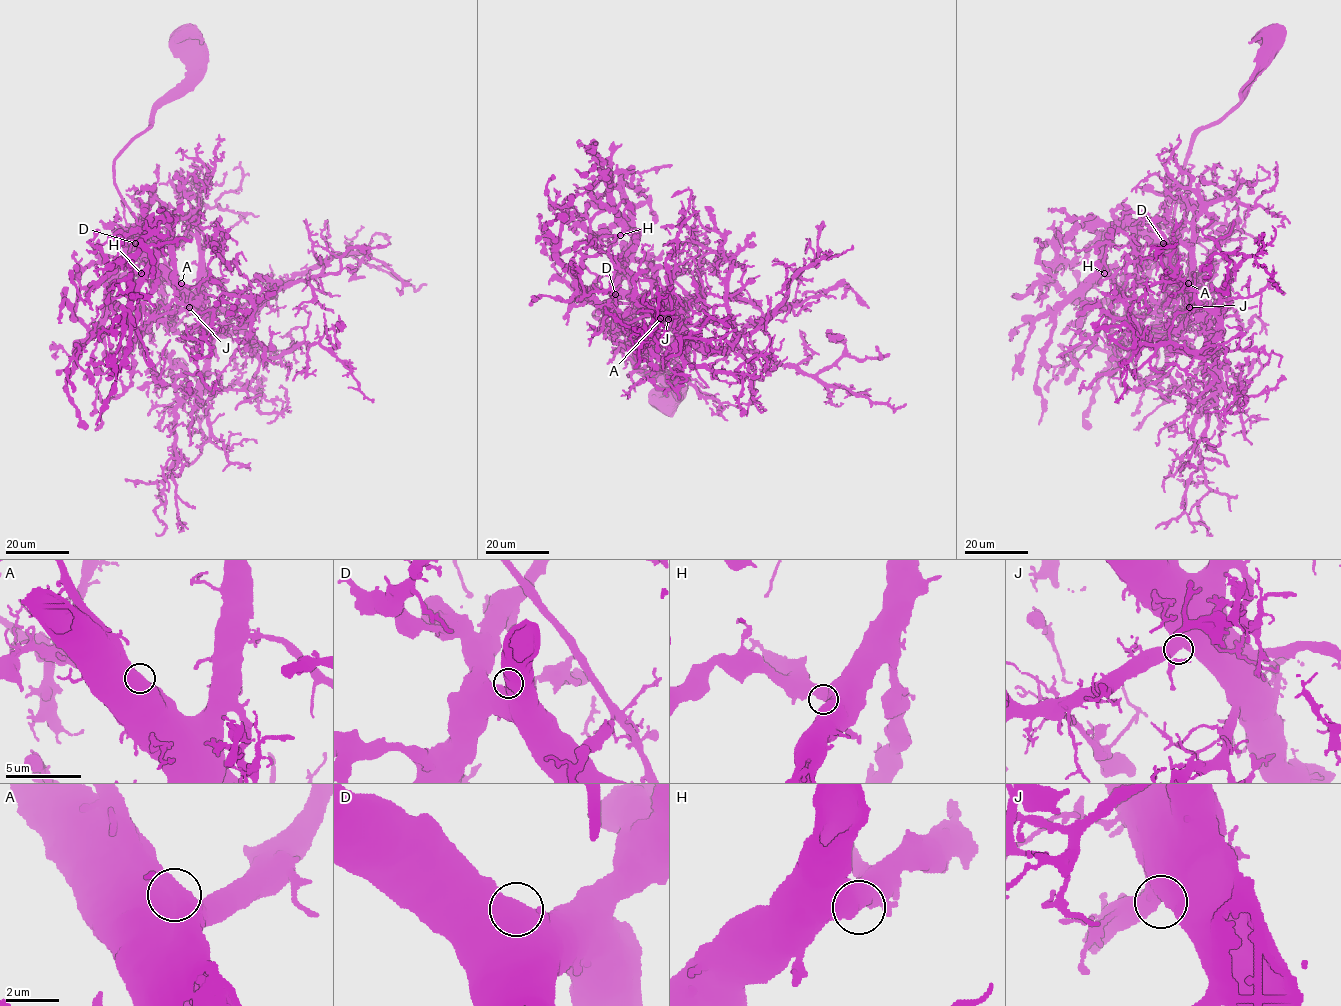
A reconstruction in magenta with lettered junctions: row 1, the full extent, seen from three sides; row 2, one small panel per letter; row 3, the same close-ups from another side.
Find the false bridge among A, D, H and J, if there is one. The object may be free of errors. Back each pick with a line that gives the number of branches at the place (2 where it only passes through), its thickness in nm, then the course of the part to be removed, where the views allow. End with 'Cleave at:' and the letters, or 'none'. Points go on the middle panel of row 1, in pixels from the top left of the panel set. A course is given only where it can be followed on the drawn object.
Cleave at: none

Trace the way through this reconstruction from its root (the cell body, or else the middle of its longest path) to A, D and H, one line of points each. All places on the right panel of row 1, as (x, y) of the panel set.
A: (1270, 35), (1265, 37), (1267, 65), (1232, 110), (1197, 134), (1185, 161), (1173, 250), (1188, 283)
D: (1270, 35), (1265, 37), (1267, 65), (1244, 97), (1192, 141), (1173, 223), (1177, 270), (1166, 261), (1163, 243)
H: (1270, 35), (1267, 65), (1244, 97), (1192, 141), (1173, 223), (1178, 269), (1148, 238), (1116, 229), (1104, 273)

